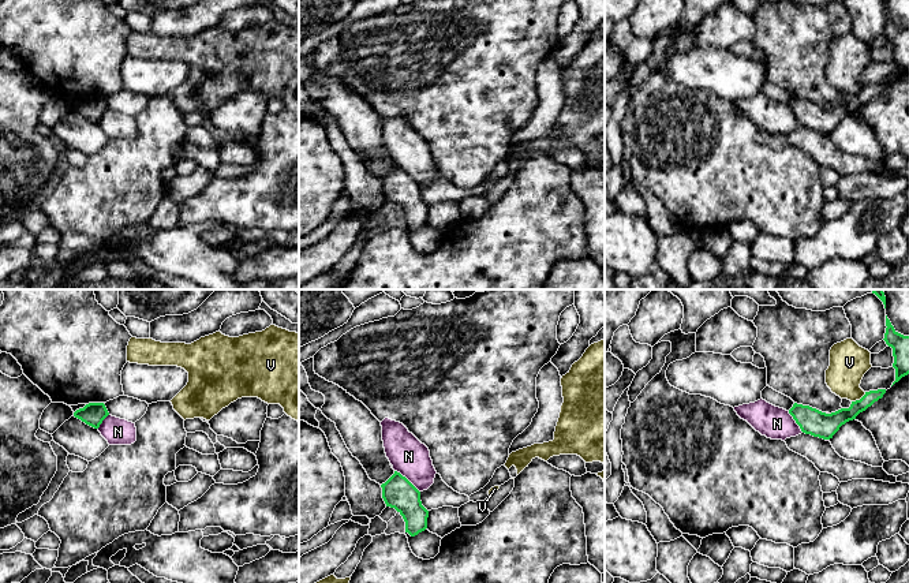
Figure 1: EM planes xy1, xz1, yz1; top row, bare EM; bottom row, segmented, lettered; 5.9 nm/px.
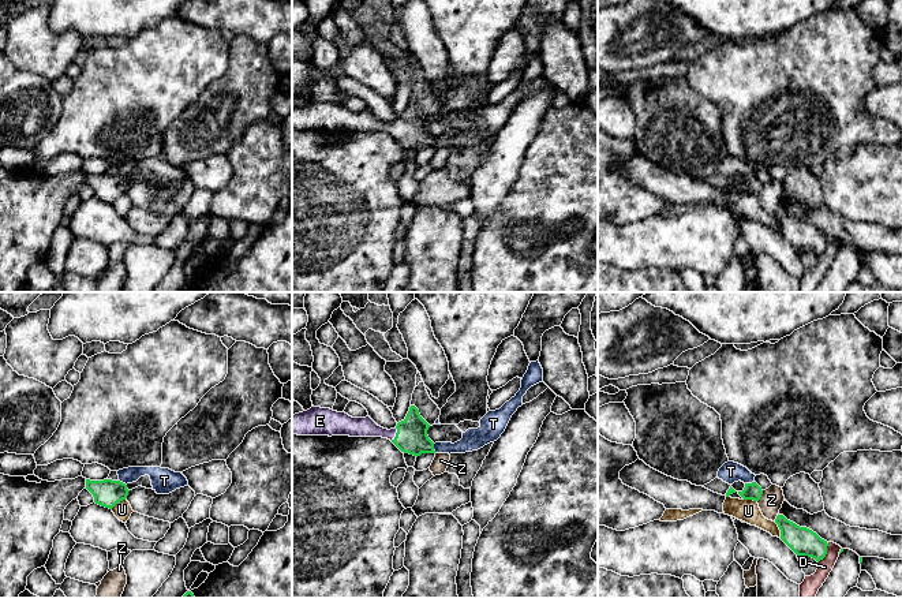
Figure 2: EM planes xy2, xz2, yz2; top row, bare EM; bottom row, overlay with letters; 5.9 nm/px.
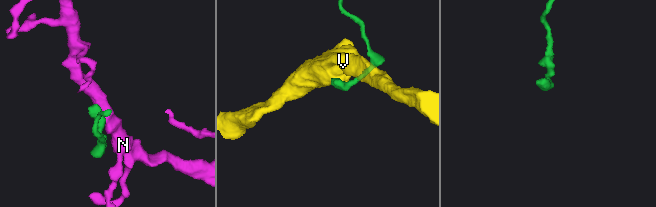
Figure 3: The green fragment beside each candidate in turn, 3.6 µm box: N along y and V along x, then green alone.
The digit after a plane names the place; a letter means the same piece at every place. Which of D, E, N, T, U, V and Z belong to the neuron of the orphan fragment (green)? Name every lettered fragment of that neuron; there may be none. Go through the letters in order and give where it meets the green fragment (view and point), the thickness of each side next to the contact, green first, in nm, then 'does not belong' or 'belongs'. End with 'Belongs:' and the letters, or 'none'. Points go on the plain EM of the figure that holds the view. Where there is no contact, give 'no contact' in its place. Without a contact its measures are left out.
D: yz2 (826, 247) | 160/110 nm | does not belong
E: xz2 (396, 129) | 190/110 nm | belongs
N: xz1 (407, 174) | 190/220 nm | does not belong
T: xz2 (433, 142) | 190/130 nm | does not belong
U: yz2 (779, 223) | 160/140 nm | does not belong
V: yz1 (860, 93) | 140/220 nm | does not belong
Z: yz2 (760, 190) | 100/140 nm | does not belong
Belongs: E

